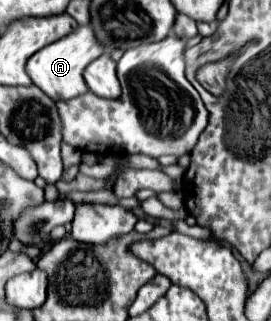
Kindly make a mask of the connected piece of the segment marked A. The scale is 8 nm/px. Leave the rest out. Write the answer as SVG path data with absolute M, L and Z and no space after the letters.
M78 26L72 34L46 46L46 50L38 50L38 54L34 54L34 58L30 58L30 62L26 64L26 72L30 74L32 82L38 88L42 88L52 100L70 100L74 96L88 92L82 72L104 50L106 48L100 44L100 40L96 38L94 30L90 30L90 26Z

